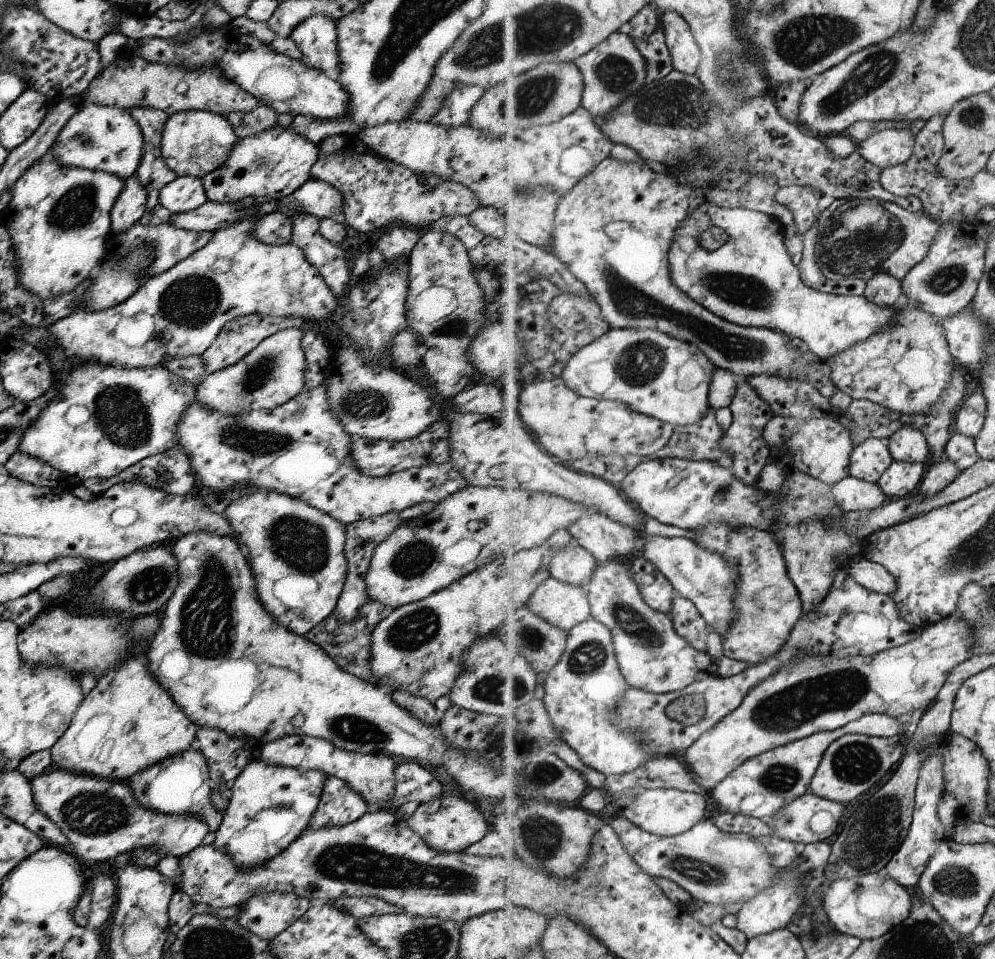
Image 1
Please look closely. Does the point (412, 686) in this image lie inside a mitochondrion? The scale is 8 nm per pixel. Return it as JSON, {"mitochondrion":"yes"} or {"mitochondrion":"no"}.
{"mitochondrion":"no"}

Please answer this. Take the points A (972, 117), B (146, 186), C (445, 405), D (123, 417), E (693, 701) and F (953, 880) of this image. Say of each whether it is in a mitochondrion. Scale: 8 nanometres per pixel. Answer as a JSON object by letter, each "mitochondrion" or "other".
{"A":"mitochondrion","B":"other","C":"other","D":"mitochondrion","E":"mitochondrion","F":"mitochondrion"}

